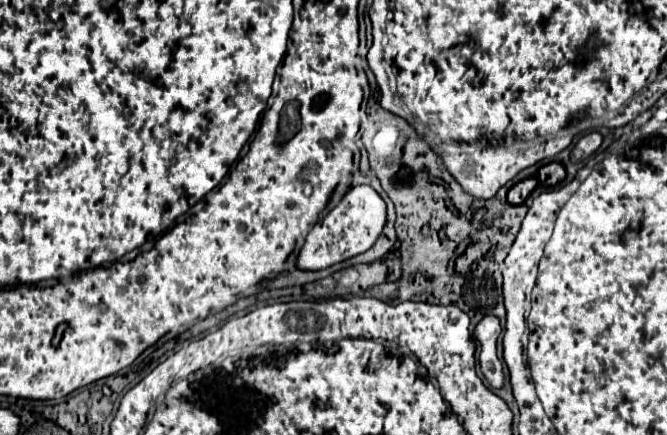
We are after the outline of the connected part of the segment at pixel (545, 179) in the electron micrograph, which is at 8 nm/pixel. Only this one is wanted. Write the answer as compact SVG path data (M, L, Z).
M548 163L548 165L540 167L538 181L544 187L554 187L564 179L564 175L566 175L566 171L564 171L564 167L560 163Z

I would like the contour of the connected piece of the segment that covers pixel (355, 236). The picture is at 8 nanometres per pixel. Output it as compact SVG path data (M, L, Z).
M370 185L352 187L346 197L318 223L312 227L310 235L298 257L298 267L306 271L320 271L350 257L368 251L380 237L386 225L386 203Z

